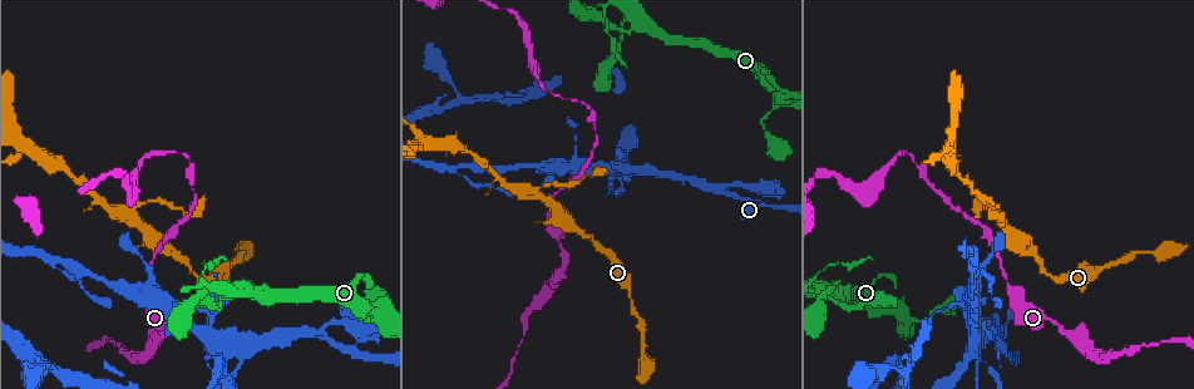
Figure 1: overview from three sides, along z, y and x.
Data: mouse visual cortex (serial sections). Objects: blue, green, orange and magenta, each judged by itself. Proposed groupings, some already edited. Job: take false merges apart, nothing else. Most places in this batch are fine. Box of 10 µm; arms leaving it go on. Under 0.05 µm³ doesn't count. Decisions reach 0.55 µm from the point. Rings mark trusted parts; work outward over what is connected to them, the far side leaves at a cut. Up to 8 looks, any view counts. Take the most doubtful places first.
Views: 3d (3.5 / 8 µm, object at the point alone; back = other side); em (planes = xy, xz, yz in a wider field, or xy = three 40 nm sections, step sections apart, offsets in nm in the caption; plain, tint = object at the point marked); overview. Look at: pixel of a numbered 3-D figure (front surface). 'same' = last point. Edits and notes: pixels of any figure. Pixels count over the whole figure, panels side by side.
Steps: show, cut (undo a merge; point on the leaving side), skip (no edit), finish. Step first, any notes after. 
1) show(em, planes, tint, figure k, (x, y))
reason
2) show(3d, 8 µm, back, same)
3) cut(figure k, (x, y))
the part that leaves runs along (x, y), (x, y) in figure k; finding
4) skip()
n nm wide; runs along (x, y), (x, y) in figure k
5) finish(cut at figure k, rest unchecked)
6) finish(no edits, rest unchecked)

show(3d, 8 µm, figure 1, (771, 208))
sharp bend

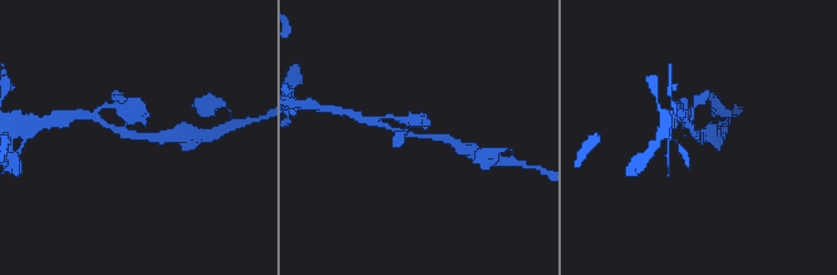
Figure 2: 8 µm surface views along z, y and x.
show(3d, 3.5 µm, same)

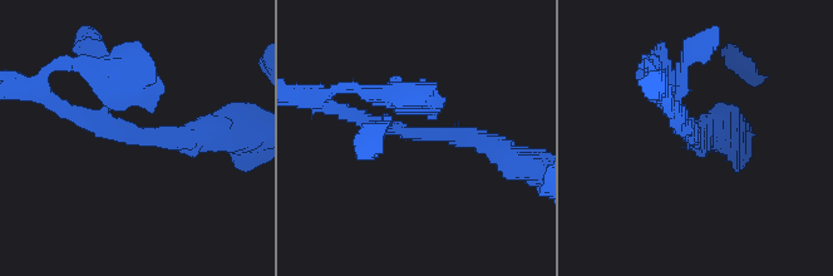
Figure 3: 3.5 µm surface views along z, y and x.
show(em, xy, step 3, tint, figure 3, (412, 133))
3 arms; arms of 150, 150, 300 nm; now the EM

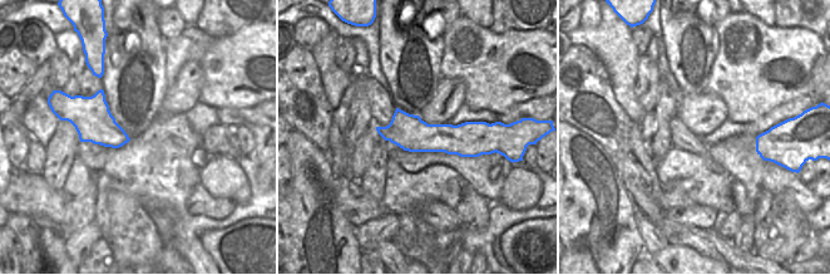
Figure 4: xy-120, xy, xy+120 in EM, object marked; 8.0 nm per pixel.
skip()
all the same cell

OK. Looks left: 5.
show(3d, 3.5 µm, back, figure 1, (227, 340))
a fork

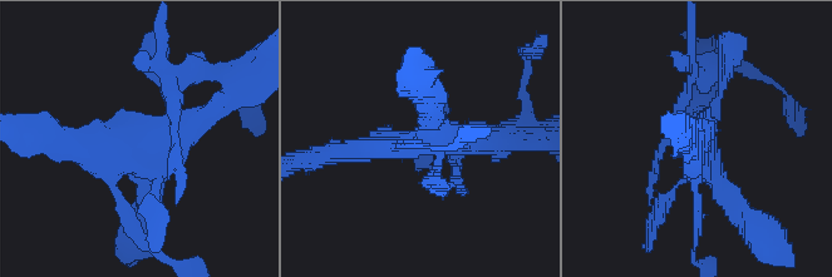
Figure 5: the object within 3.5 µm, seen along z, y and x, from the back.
show(em, xy, step 5, tint, figure 5, (425, 141))
now the EM

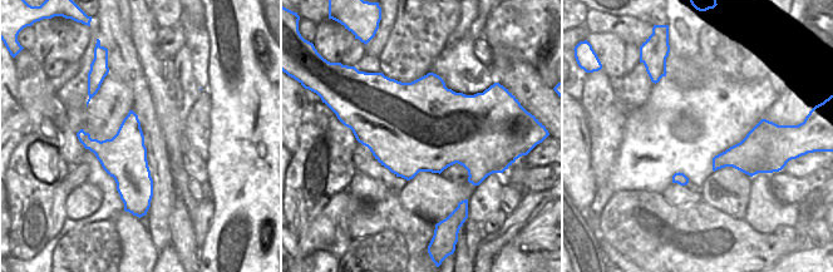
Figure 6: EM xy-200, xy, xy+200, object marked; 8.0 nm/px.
show(em, xy, step 2, tint, same)

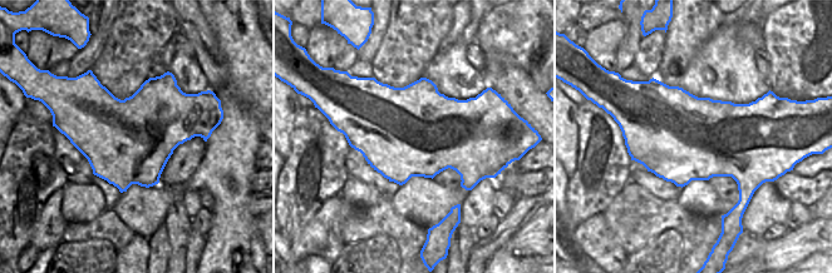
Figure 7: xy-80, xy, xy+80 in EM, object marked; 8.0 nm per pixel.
skip()
one cell here

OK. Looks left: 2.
finish(no edits, rest unchecked)

